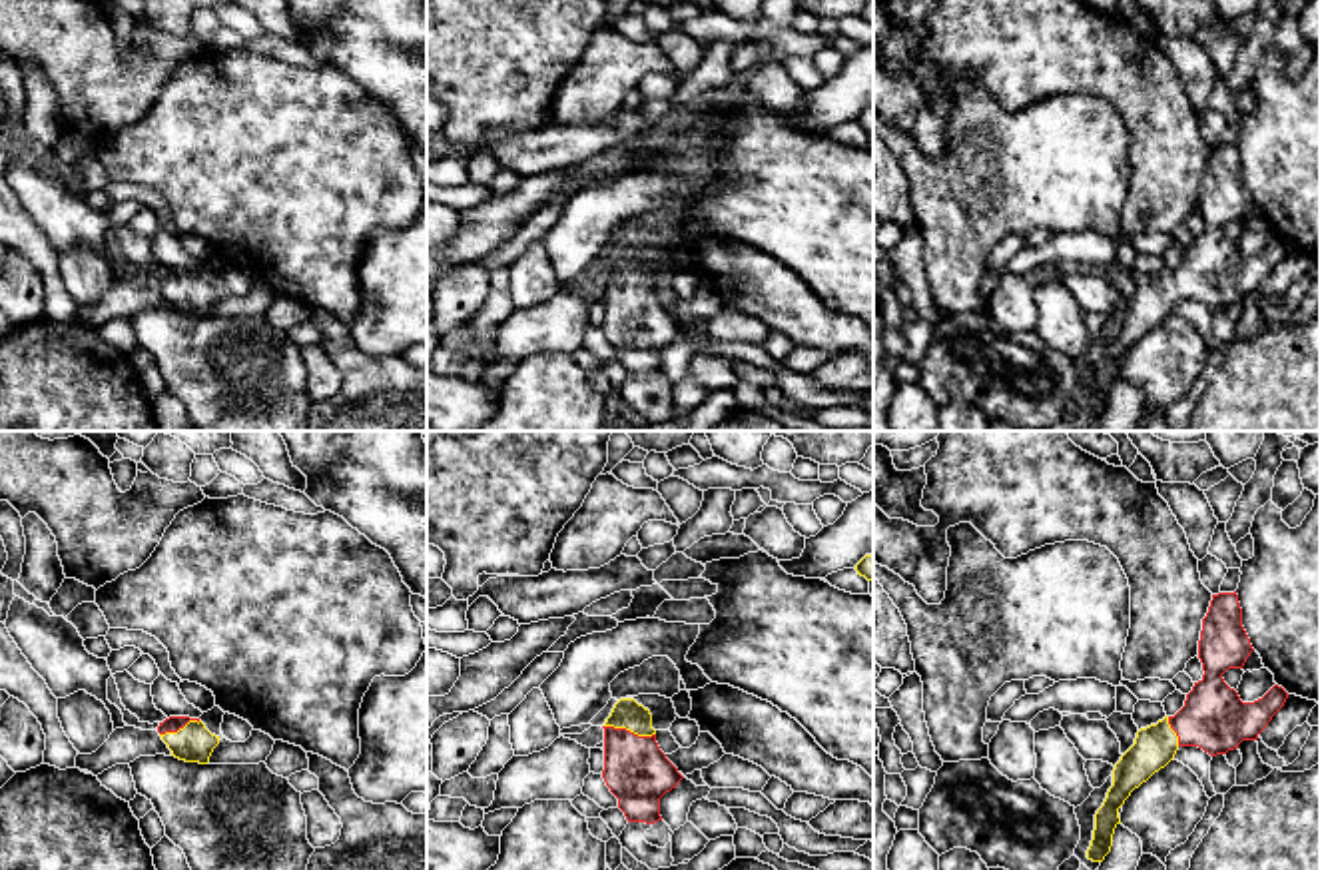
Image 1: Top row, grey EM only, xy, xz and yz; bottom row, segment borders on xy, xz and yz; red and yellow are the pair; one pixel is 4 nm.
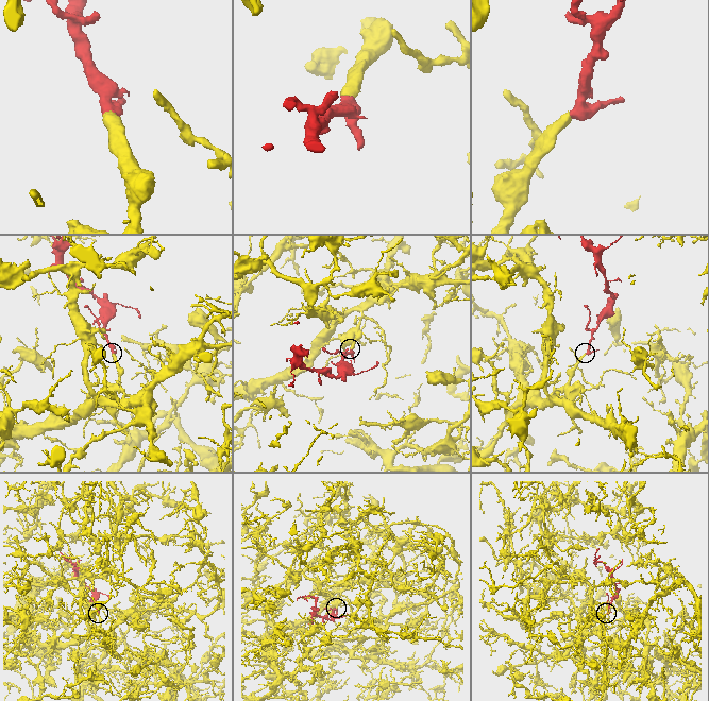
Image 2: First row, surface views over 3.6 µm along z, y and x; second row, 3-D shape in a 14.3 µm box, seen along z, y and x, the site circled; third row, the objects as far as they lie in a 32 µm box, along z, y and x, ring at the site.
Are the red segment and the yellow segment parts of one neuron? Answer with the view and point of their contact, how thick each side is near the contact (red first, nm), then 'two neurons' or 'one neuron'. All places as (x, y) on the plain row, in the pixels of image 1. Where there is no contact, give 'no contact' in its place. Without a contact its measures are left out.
xz (629, 284) | 260/120 nm | one neuron

